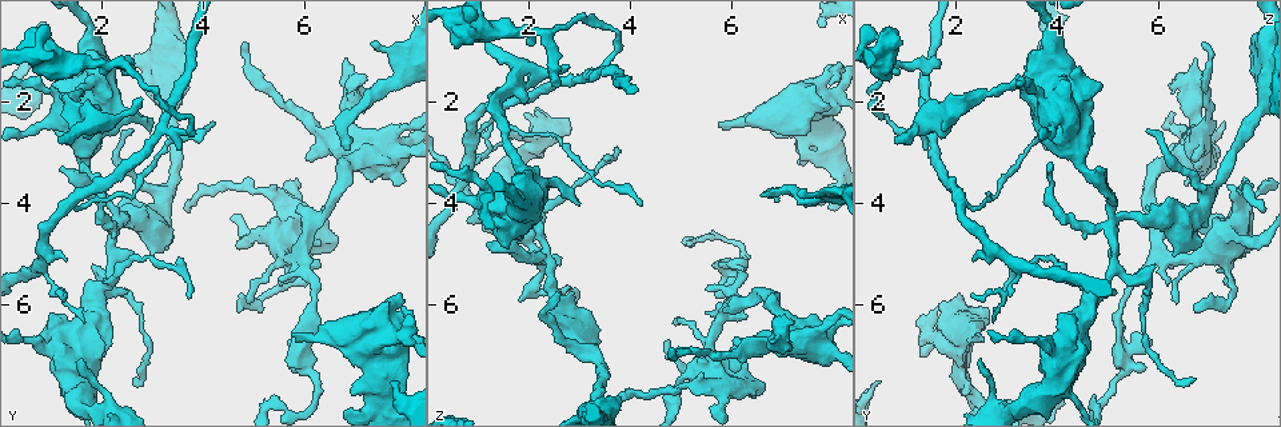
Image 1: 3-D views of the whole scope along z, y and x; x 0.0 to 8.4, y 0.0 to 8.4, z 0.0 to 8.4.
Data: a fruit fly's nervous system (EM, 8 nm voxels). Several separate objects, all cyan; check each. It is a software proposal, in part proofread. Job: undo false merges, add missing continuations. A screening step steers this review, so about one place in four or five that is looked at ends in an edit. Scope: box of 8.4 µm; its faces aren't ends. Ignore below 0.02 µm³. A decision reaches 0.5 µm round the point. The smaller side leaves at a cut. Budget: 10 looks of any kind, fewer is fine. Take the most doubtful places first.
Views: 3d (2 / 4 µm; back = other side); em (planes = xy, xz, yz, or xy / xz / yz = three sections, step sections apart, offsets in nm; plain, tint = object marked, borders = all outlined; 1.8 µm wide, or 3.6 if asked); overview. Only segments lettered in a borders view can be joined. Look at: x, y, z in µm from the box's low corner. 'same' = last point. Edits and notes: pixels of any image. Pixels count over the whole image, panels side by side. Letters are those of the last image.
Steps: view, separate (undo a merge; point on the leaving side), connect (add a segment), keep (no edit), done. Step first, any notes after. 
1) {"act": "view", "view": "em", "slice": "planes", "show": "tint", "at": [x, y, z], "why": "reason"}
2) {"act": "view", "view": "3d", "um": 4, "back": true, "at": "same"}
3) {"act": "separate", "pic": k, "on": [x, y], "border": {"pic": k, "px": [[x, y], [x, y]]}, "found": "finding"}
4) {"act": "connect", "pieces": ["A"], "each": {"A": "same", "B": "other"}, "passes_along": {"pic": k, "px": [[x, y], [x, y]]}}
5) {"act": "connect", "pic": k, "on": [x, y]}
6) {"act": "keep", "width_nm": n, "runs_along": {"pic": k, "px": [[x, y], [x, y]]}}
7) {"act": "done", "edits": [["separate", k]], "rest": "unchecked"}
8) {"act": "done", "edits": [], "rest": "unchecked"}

{"act": "view", "view": "em", "um": 3.6, "slice": "yz", "step": 4, "show": "tint", "at": [7.55, 2.80, 6.60], "why": "sudden change in width"}

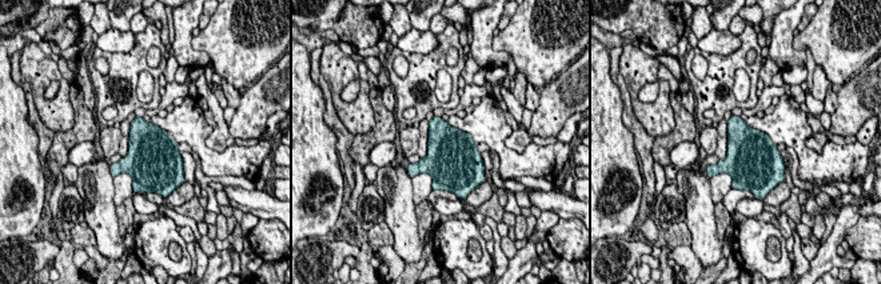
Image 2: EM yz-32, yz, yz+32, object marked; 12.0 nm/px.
{"act": "view", "view": "em", "um": 3.6, "slice": "planes", "show": "borders", "at": "same"}

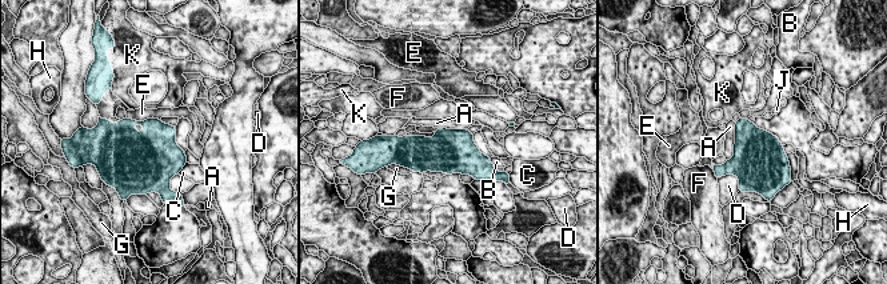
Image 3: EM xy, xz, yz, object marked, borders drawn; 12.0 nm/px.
{"act": "keep", "each": {"A": "other", "B": "other", "C": "other", "D": "other", "E": "other", "F": "other", "G": "other", "H": "other", "J": "other", "K": "other"}, "border": {"pic": 3, "px": [[735, 123], [734, 155], [726, 160]]}, "found": "all the same neuron"}

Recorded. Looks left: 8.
{"act": "view", "view": "em", "slice": "planes", "show": "tint", "at": [2.35, 4.35, 5.10]}

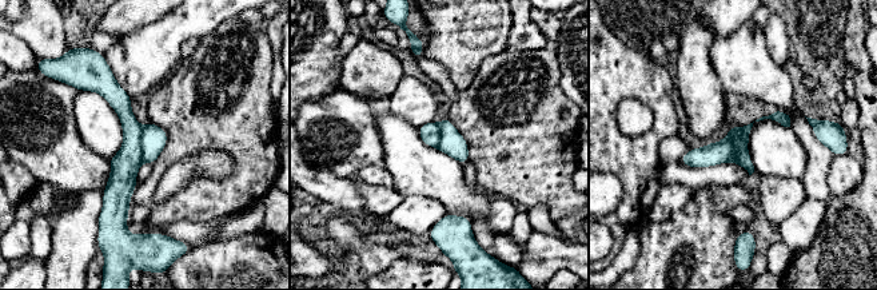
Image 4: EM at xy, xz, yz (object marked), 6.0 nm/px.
{"act": "view", "view": "em", "slice": "planes", "show": "borders", "at": "same"}

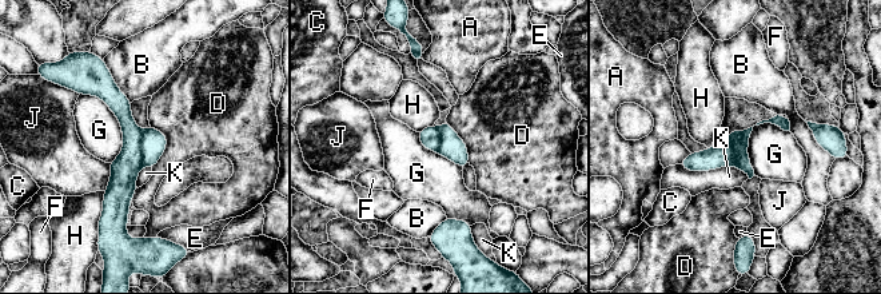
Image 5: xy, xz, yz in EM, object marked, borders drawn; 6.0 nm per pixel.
{"act": "separate", "pic": 5, "on": [154, 142], "each": {"A": "other", "B": "other", "C": "other", "D": "other", "E": "other", "F": "other", "G": "other", "H": "other", "J": "other", "K": "other"}, "part_leaving": {"pic": 5, "px": [[786, 123], [757, 123], [744, 149]]}, "found": "two neurons meet here"}

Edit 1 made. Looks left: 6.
{"act": "view", "view": "overview", "why": "see it whole again"}

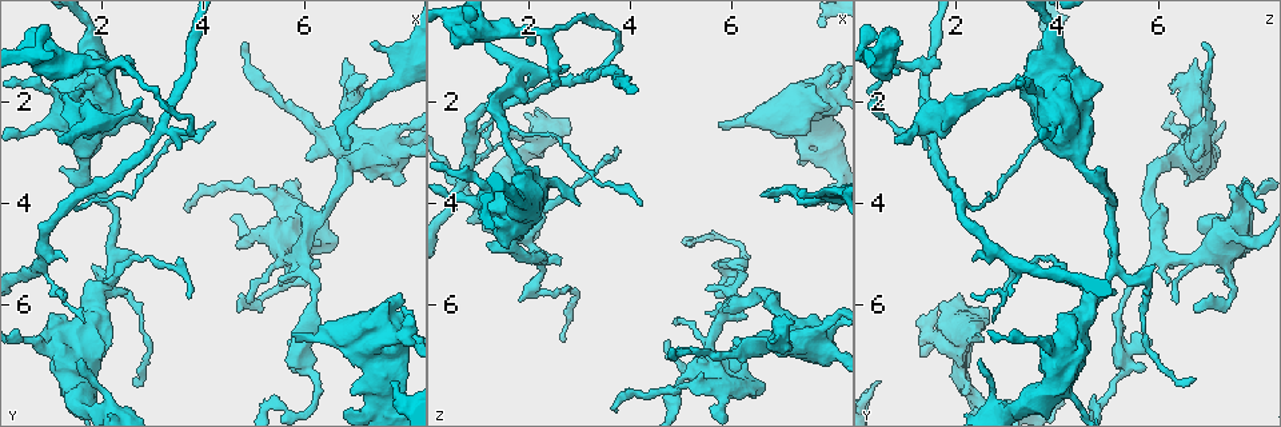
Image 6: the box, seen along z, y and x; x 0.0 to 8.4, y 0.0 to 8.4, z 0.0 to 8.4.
{"act": "view", "view": "3d", "um": 4, "at": [2.65, 7.50, 6.70], "why": "thin end"}

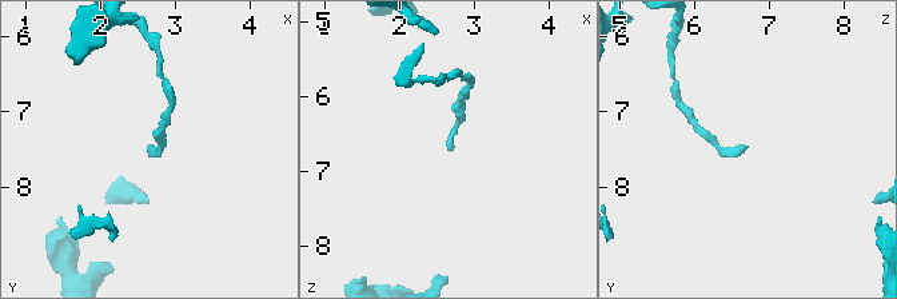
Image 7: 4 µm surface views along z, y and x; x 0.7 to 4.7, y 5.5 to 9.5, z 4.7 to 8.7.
{"act": "view", "view": "em", "slice": "yz", "step": 16, "show": "tint", "at": [2.70, 7.45, 6.70]}

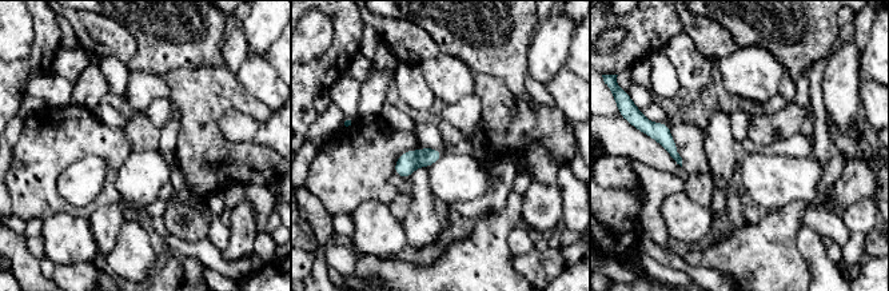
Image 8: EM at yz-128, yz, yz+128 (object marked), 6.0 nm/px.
{"act": "view", "view": "em", "slice": "planes", "show": "borders", "at": "same"}

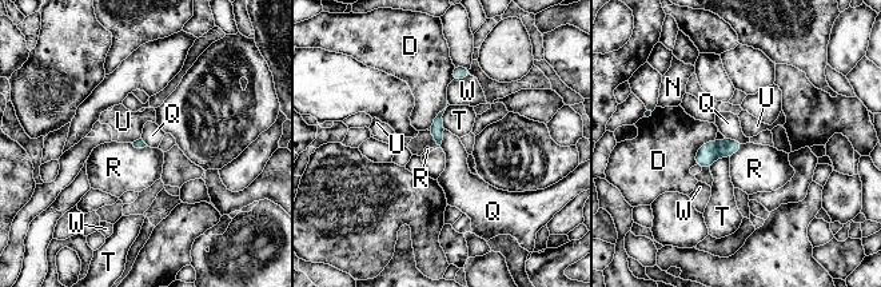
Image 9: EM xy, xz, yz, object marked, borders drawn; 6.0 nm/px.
{"act": "keep", "each": {"D": "other", "N": "other", "Q": "other", "R": "other", "T": "other", "U": "other", "W": "other"}, "border": {"pic": 9, "px": [[725, 136], [745, 143]]}, "found": "none of them fits"}

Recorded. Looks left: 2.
{"act": "done", "edits": [["separate", 5]], "rest": "unchecked"}

